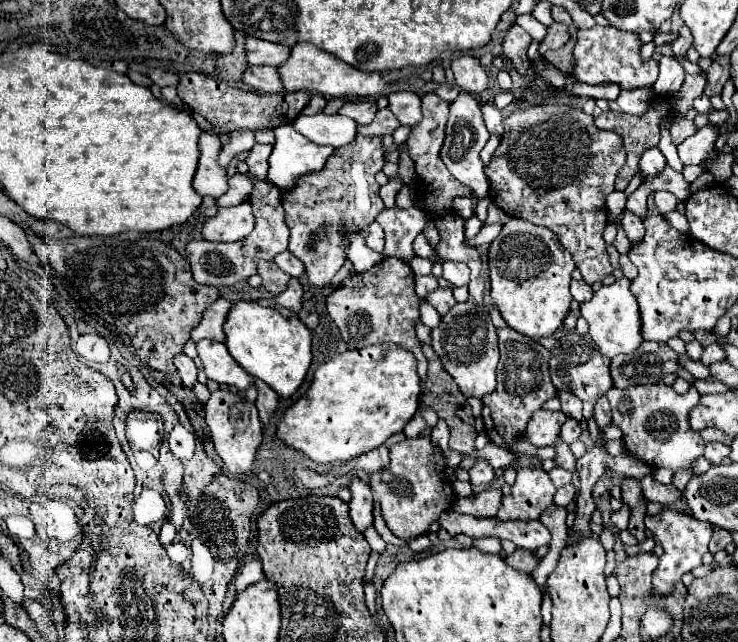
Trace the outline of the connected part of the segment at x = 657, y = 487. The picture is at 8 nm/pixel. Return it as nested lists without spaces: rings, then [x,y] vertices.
[[[645,476],[641,480],[641,484],[643,484],[643,494],[645,494],[647,502],[659,502],[659,504],[667,506],[669,502],[681,498],[681,492],[679,490],[669,490],[669,486],[653,480],[651,476]]]

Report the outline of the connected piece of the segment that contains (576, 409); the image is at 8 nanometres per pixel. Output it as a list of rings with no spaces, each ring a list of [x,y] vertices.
[[[559,392],[557,398],[561,400],[561,406],[563,406],[565,414],[571,414],[575,420],[583,420],[583,416],[581,416],[581,400],[575,394]]]

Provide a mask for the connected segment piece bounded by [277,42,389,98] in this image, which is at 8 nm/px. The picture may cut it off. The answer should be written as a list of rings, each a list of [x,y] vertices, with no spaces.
[[[299,42],[291,48],[291,56],[287,60],[287,64],[281,64],[277,68],[283,88],[289,92],[297,92],[297,90],[309,90],[311,94],[323,94],[325,98],[367,98],[367,96],[377,96],[383,94],[385,88],[389,86],[379,72],[361,72],[355,70],[353,66],[345,64],[339,58],[333,58],[329,52],[317,48],[315,44],[305,44]]]

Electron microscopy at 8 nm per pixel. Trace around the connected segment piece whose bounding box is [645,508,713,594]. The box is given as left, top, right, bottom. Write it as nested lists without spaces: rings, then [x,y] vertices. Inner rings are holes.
[[[663,508],[657,516],[645,516],[645,526],[653,534],[653,538],[663,544],[665,550],[659,558],[657,570],[653,572],[653,590],[655,594],[669,594],[673,590],[673,584],[679,582],[685,572],[691,572],[693,568],[701,566],[703,554],[709,552],[707,544],[711,540],[713,526],[709,522],[701,522],[693,516],[685,516],[667,508]]]

